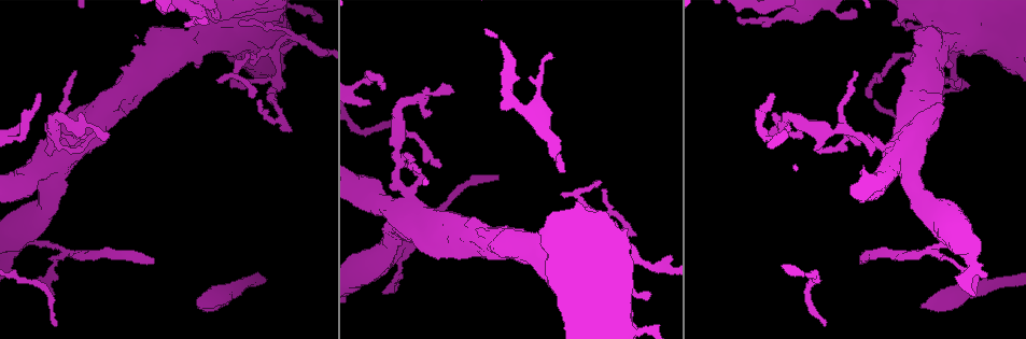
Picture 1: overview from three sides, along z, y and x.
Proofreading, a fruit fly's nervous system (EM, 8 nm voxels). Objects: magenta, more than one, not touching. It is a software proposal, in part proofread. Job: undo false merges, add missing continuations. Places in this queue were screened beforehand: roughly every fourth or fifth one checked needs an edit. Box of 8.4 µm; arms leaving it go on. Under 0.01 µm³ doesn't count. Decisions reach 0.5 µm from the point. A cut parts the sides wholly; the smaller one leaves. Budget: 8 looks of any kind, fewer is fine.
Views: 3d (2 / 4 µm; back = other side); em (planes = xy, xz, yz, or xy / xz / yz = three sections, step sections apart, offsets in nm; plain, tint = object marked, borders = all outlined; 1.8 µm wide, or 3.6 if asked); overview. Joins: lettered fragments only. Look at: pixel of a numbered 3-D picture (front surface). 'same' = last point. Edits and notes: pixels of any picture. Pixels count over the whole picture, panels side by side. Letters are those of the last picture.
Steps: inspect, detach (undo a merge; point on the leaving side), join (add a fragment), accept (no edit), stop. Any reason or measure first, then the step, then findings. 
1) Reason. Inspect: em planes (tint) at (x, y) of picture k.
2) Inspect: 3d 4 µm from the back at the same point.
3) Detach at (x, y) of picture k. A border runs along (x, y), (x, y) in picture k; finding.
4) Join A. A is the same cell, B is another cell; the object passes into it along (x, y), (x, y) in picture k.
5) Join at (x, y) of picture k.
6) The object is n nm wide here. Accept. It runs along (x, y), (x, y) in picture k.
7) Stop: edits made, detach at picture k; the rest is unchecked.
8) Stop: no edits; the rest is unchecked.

An open end. Inspect: em 3.6 µm xy step 16 (borders) at (922, 306) of picture 1.

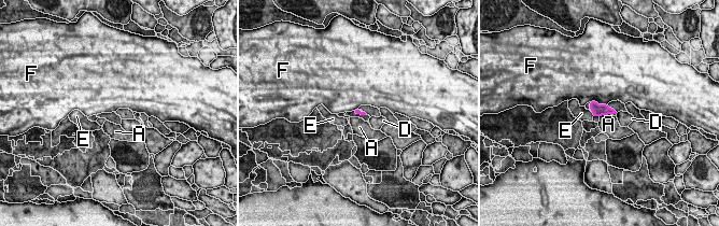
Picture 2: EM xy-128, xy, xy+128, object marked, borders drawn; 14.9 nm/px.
Inspect: em 3.6 µm xz step 8 (borders) at the same point.

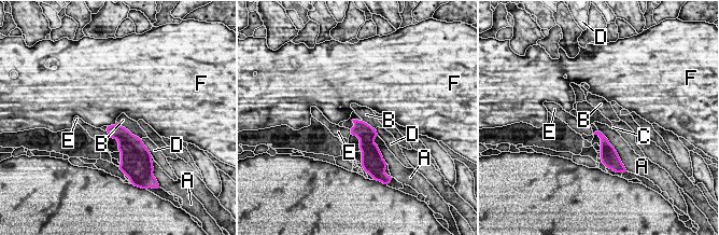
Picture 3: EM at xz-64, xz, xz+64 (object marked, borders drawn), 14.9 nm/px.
The longest contact is with A, 480 nm. Join C. C is the same cell, A, B, D, E and F are other cells; the object passes into it along (365, 133), (353, 121), (349, 124) in picture 3; the neuron continues.

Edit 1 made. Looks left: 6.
See it whole again. Inspect: overview.

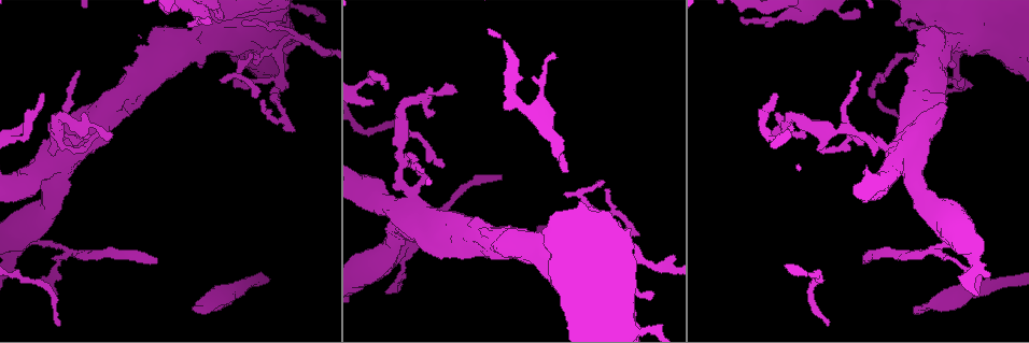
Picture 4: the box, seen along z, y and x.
An open end. Inspect: 3d 2 µm at (155, 262) of picture 4.

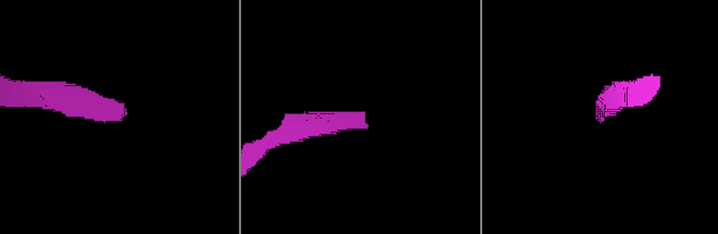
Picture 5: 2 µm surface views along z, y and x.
Now the EM. Inspect: em planes (tint) at (361, 112) of picture 5.

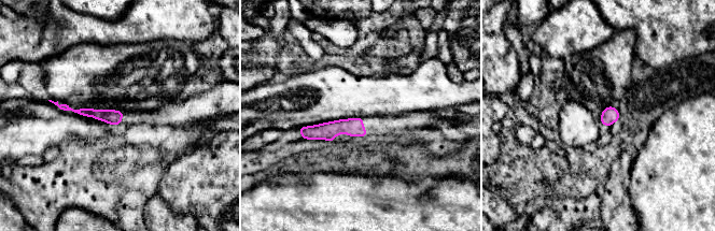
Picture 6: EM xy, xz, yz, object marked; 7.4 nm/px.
See the neighbours. Inspect: em planes (borders) at the same point.

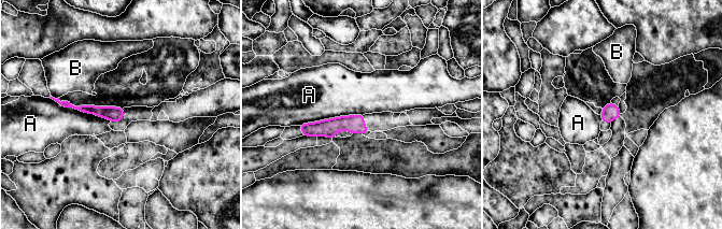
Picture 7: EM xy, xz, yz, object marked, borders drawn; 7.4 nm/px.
The object is 110 nm wide here; the longest contact is with A, 500 nm. Accept. A and B are other cells; no lettered fragment goes on from it.

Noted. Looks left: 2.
Tapers out. Inspect: em xy step 4 (borders) at (42, 94) of picture 4.

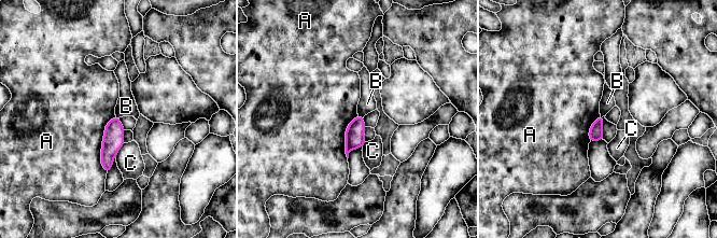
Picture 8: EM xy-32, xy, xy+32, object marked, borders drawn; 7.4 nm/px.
Accept. A, B and C are other cells; none of them fits.

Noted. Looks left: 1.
Stop: edits made, join at picture 3; the rest is unchecked.

